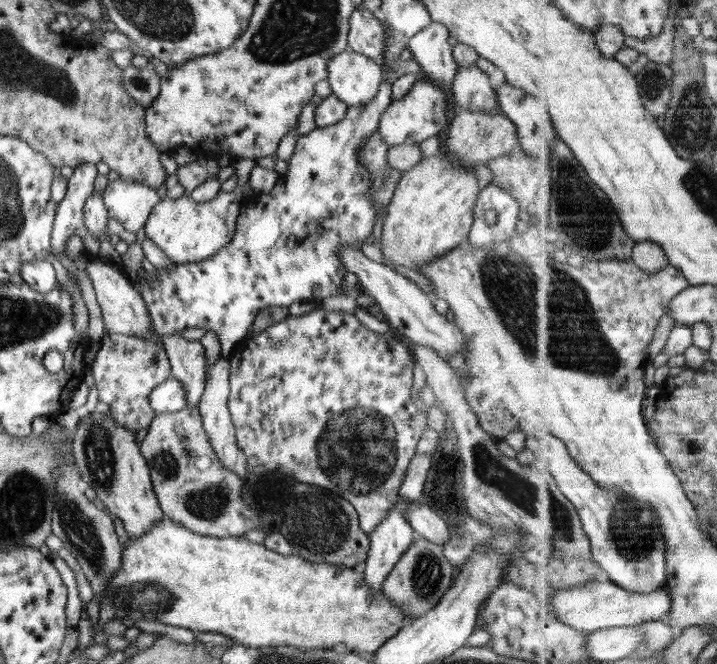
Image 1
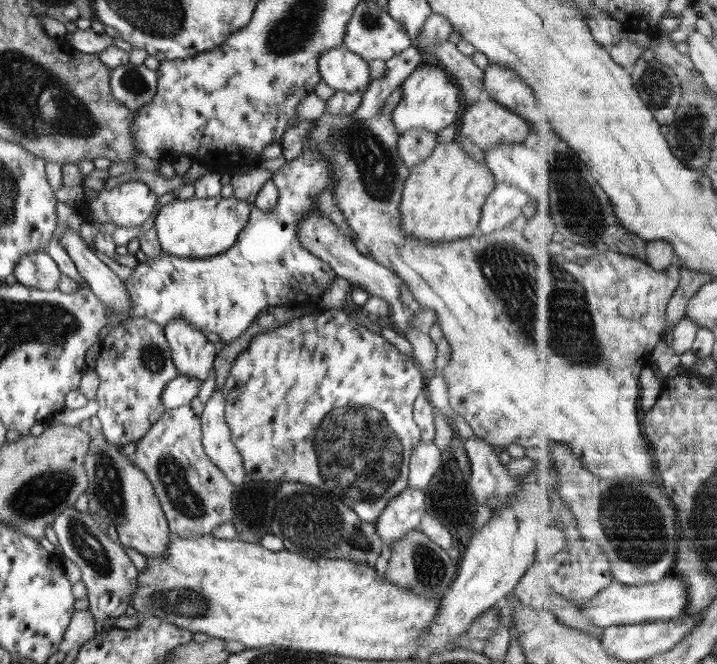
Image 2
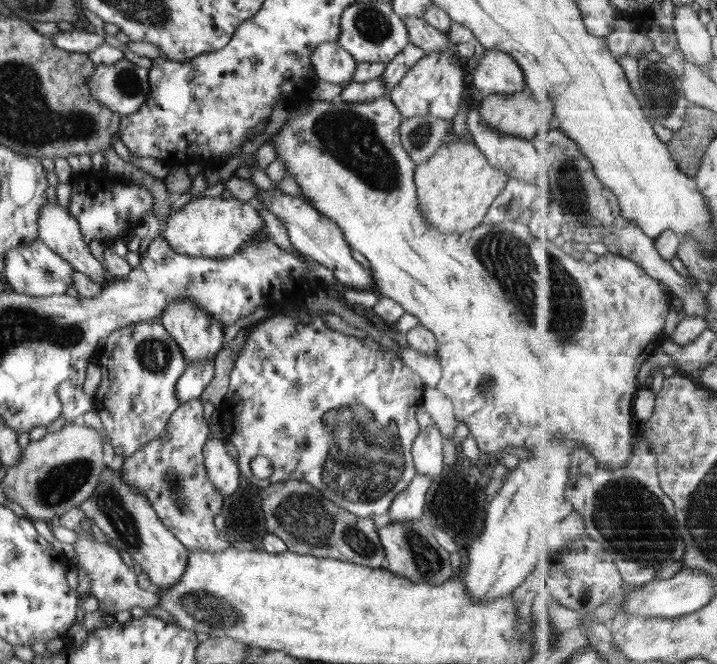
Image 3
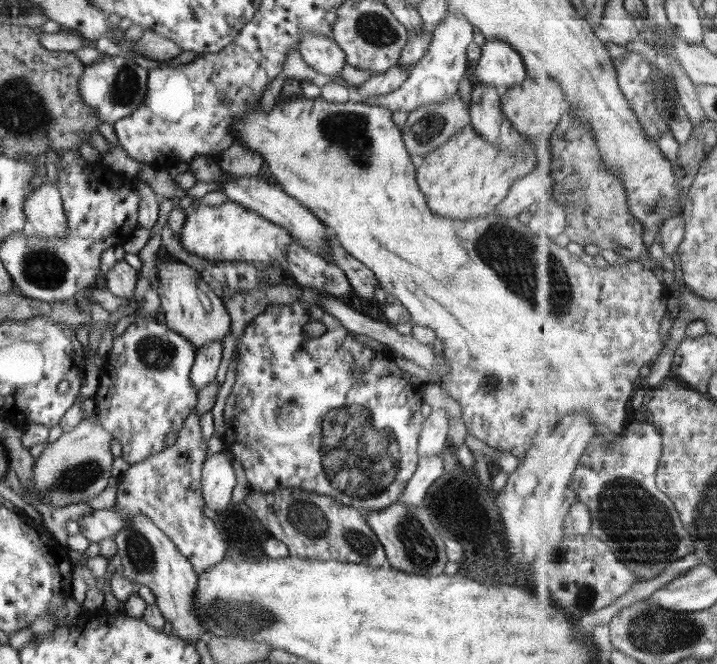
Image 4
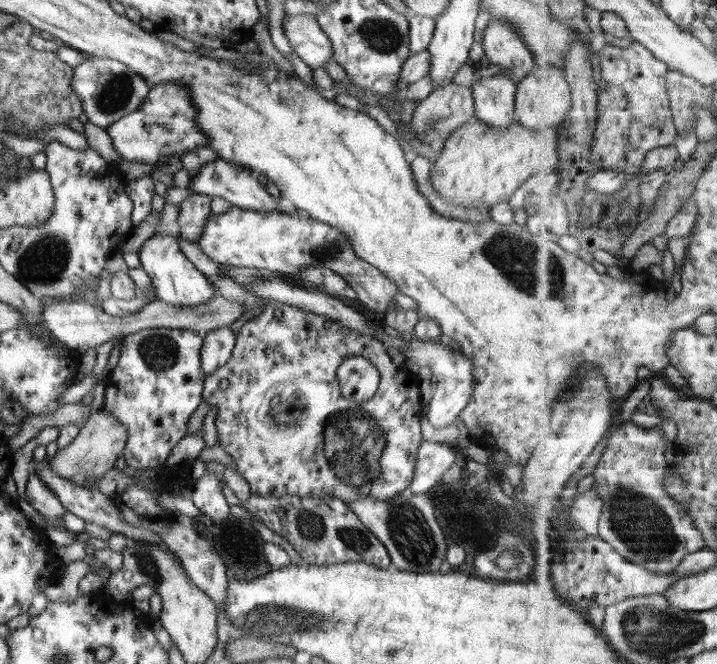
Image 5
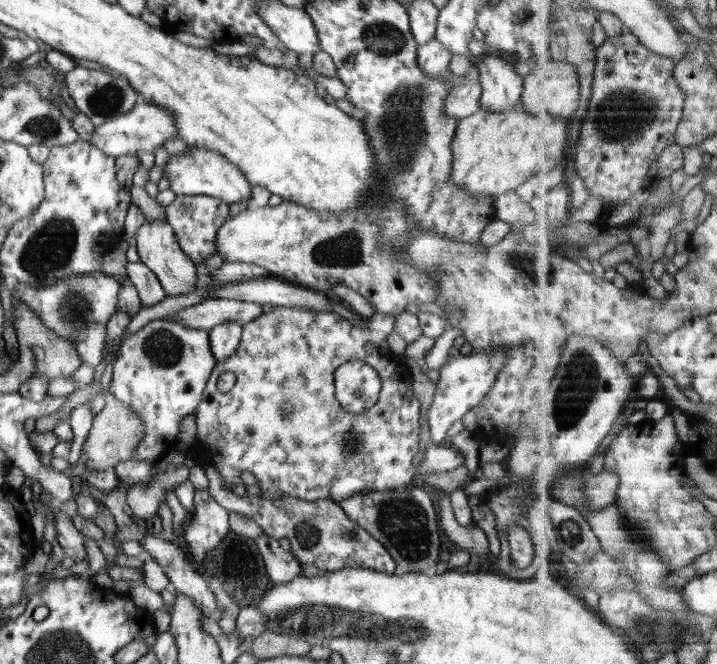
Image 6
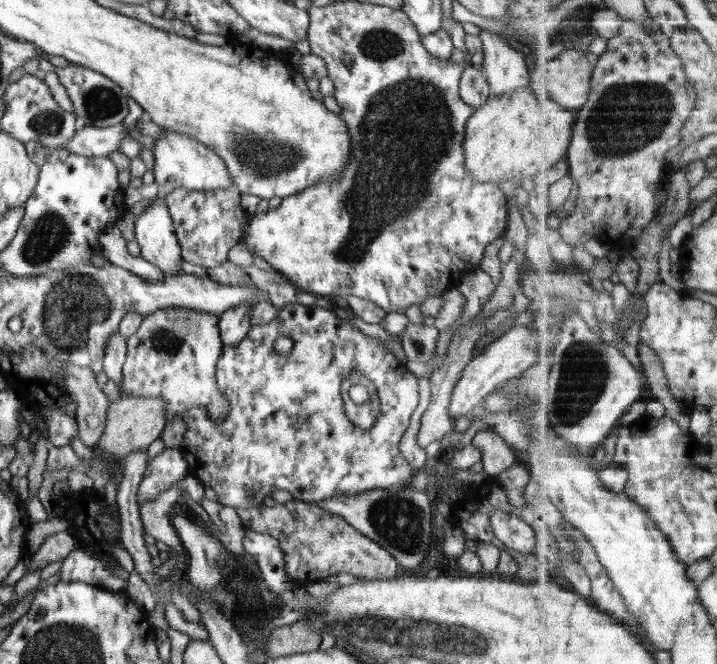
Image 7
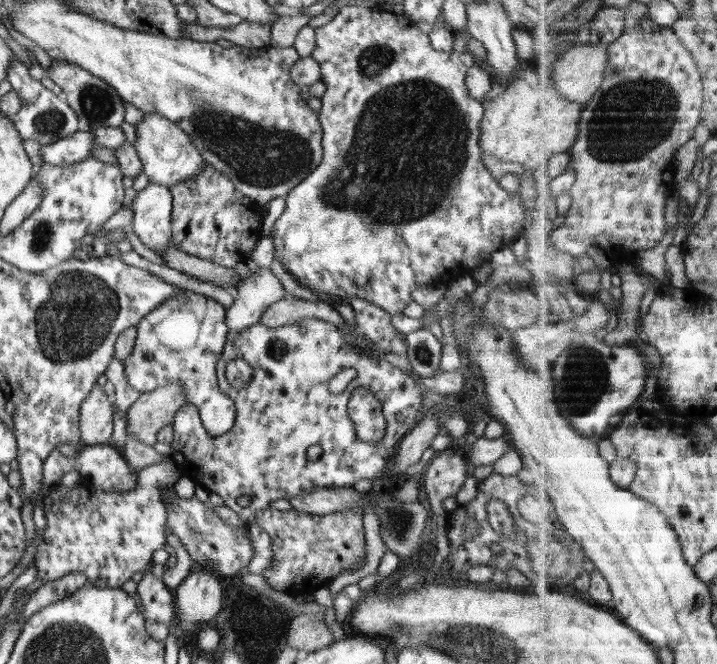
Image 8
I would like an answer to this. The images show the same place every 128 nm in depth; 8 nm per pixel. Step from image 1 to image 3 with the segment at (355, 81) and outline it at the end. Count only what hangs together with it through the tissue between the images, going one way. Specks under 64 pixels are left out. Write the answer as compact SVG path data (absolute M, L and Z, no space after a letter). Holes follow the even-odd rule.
M337 41L316 46L311 54L311 63L318 79L343 86L352 82L357 67L354 57Z

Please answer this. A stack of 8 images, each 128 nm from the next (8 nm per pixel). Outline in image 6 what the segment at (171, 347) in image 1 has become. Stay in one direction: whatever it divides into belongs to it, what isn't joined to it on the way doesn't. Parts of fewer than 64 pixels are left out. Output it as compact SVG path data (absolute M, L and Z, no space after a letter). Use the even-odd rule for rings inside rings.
M144 220L144 225L137 231L135 238L140 261L154 272L167 295L188 294L196 289L198 282L197 266L184 254L177 236L167 220Z

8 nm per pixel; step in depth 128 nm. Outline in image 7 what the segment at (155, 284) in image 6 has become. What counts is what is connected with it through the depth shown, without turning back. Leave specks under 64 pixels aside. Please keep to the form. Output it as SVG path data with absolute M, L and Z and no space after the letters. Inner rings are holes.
M114 225L100 235L99 240L102 247L100 253L104 258L115 266L125 268L144 280L152 282L162 280L165 274L158 267L148 263L140 256L132 256L127 252L127 244L120 232Z

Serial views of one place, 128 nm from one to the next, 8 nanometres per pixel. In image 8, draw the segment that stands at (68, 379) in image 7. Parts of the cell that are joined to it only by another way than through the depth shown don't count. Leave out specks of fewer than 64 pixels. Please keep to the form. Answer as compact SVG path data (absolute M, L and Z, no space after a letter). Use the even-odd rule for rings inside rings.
M96 384L80 404L80 438L82 445L106 445L112 438L113 404Z

